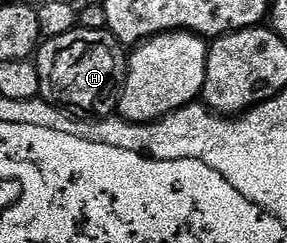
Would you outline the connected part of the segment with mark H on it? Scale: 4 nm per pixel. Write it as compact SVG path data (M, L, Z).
M77 26L60 37L46 39L36 52L36 62L40 73L41 98L50 106L66 112L71 117L85 117L90 121L109 119L117 112L122 83L126 80L128 55L123 44L109 31L93 31Z

